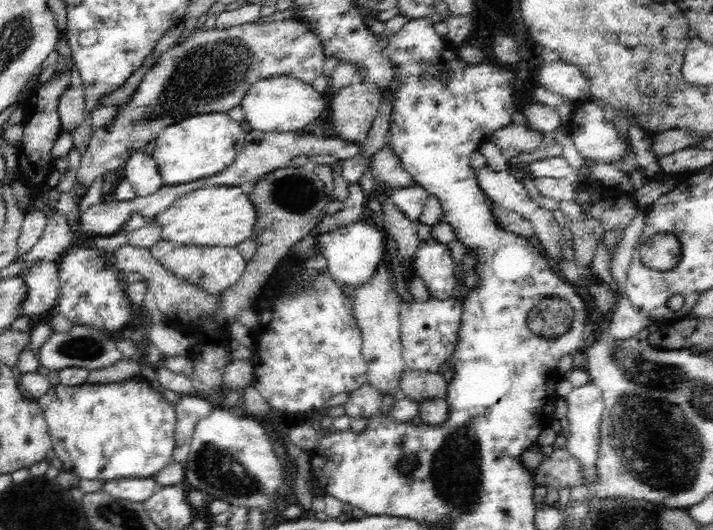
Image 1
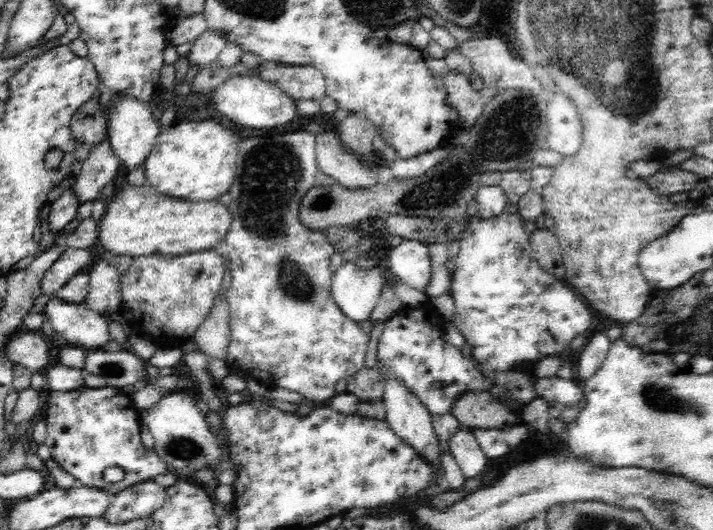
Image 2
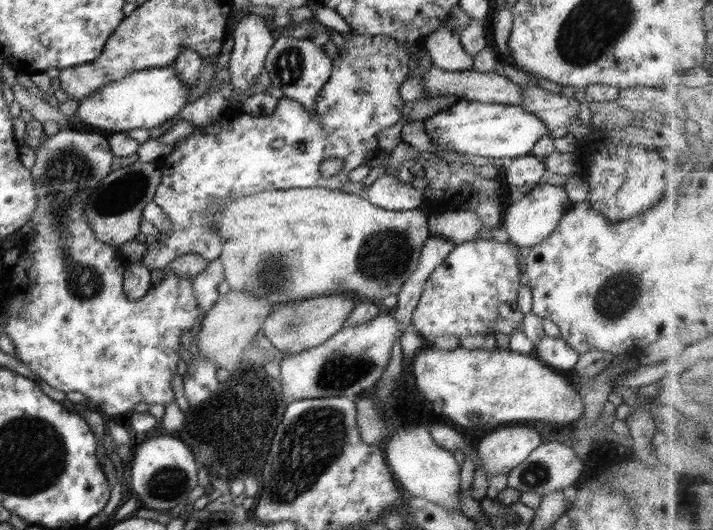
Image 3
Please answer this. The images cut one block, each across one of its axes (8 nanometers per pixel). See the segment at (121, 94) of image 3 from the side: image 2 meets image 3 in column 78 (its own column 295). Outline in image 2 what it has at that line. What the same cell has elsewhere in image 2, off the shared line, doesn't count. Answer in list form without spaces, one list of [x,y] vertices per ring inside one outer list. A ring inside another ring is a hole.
[[[236,75],[227,79],[217,90],[210,92],[210,104],[214,104],[216,112],[226,116],[244,128],[260,128],[267,130],[292,122],[298,116],[296,101],[280,90],[272,82],[254,76]]]

